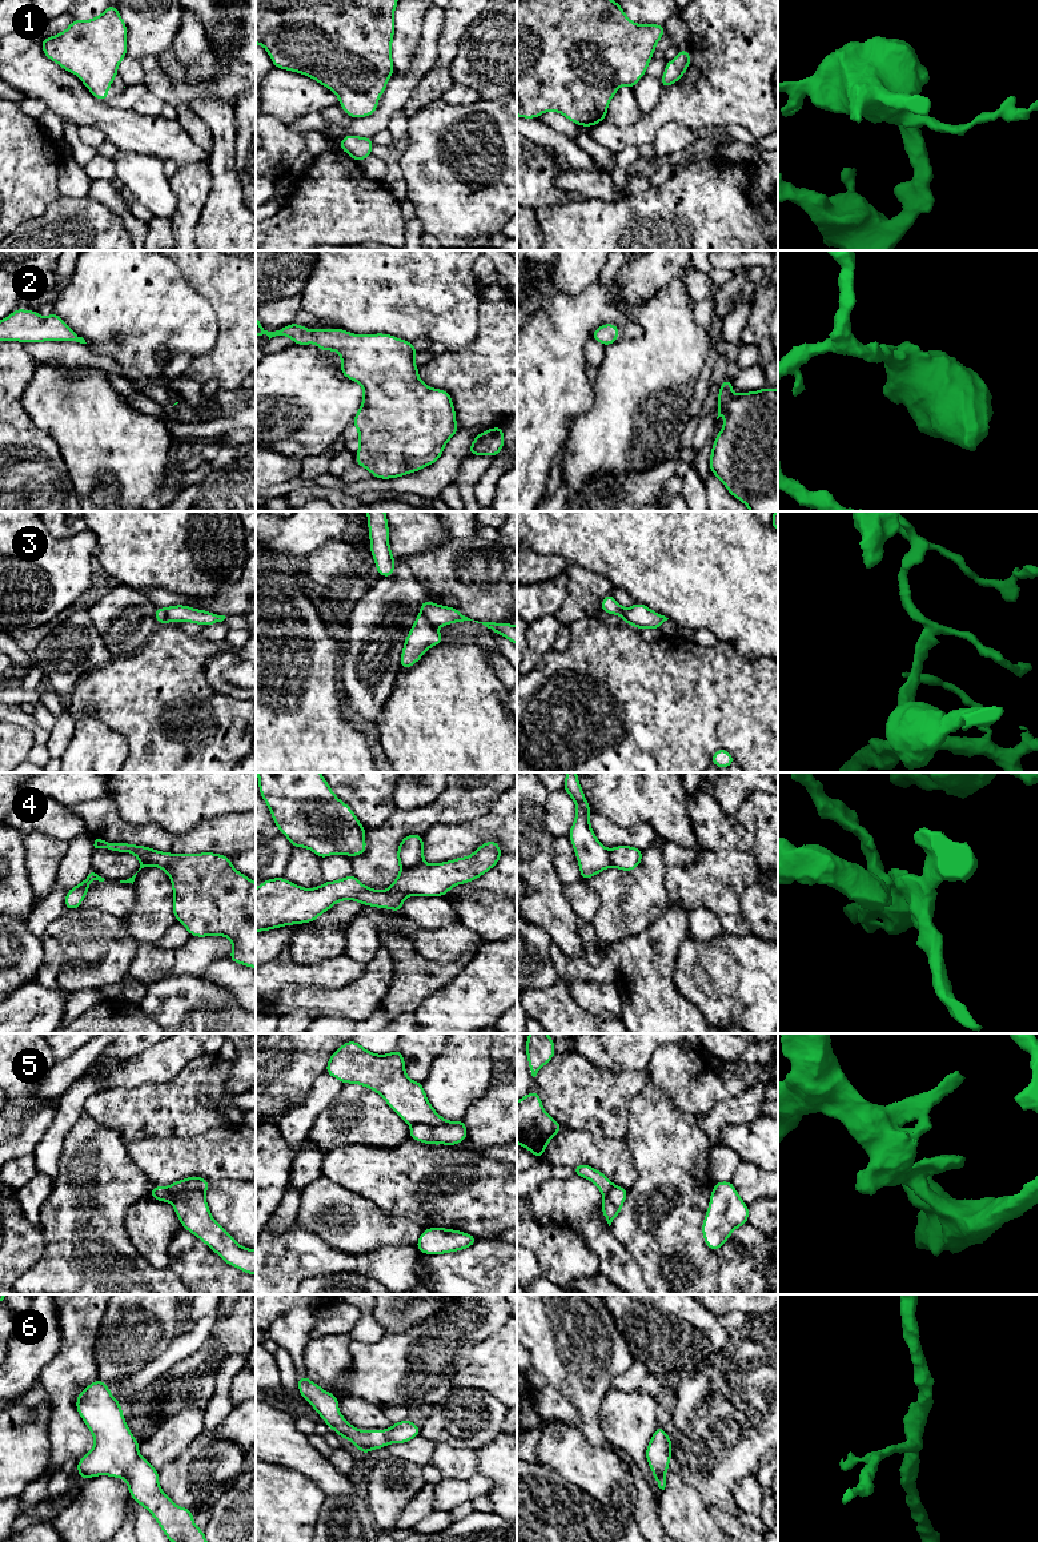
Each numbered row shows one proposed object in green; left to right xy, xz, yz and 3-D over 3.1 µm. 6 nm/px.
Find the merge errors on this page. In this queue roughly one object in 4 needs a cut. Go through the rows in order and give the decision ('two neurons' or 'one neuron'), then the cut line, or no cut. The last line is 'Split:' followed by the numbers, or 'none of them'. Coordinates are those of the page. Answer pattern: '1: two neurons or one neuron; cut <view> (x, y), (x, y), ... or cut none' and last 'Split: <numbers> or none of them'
1: one neuron; cut none
2: one neuron; cut none
3: two neurons; cut xz (421, 613), (434, 626)
4: two neurons; cut xz (422, 860), (414, 866), (401, 868)
5: two neurons; cut xy (168, 1187), (172, 1192), (195, 1189), (204, 1192)
6: one neuron; cut none
Split: 3, 4, 5

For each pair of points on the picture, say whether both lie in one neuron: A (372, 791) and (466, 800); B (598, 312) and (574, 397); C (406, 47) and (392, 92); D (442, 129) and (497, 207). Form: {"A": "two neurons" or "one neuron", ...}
{"A": "two neurons", "B": "one neuron", "C": "two neurons", "D": "one neuron"}

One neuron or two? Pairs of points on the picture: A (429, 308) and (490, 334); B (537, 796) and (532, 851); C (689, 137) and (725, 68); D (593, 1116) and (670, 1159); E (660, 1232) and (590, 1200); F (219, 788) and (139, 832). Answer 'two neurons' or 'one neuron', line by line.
A: two neurons
B: one neuron
C: two neurons
D: two neurons
E: two neurons
F: two neurons

